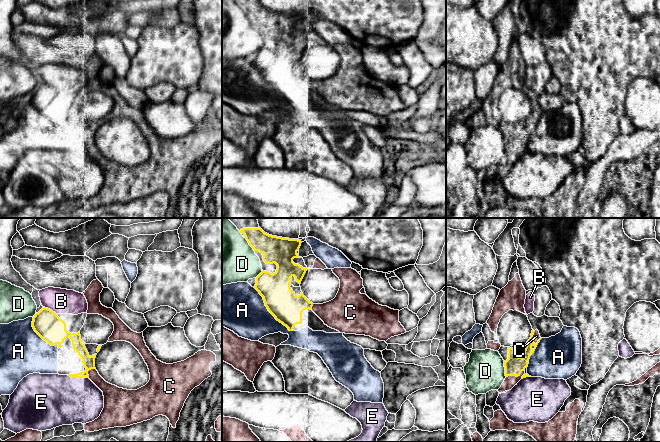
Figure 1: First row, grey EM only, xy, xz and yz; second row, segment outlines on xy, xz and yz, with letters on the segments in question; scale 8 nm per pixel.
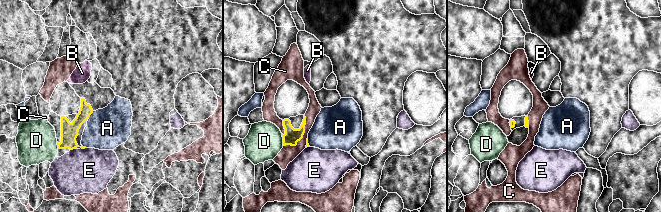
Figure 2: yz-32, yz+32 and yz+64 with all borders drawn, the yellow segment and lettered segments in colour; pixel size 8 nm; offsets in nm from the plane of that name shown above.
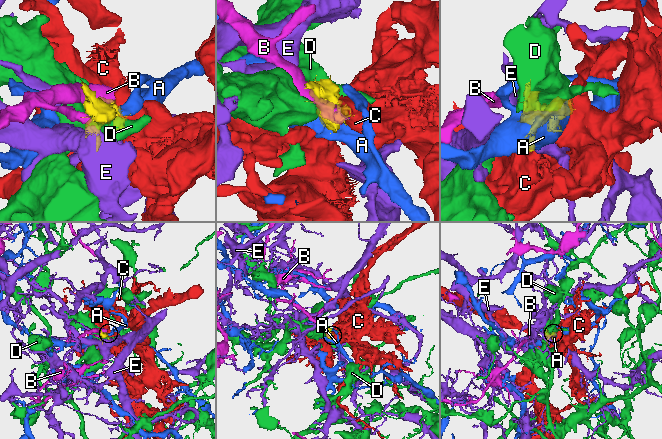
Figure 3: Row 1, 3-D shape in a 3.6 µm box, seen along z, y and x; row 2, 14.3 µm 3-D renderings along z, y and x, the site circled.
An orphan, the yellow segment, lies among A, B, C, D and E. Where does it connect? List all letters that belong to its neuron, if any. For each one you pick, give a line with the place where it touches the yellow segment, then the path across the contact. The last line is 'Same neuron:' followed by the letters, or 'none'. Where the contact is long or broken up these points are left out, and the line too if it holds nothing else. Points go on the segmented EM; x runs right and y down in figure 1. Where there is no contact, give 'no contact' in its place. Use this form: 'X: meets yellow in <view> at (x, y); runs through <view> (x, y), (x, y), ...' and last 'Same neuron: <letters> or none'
C: meets yellow in yz at (530, 340)
Same neuron: C

